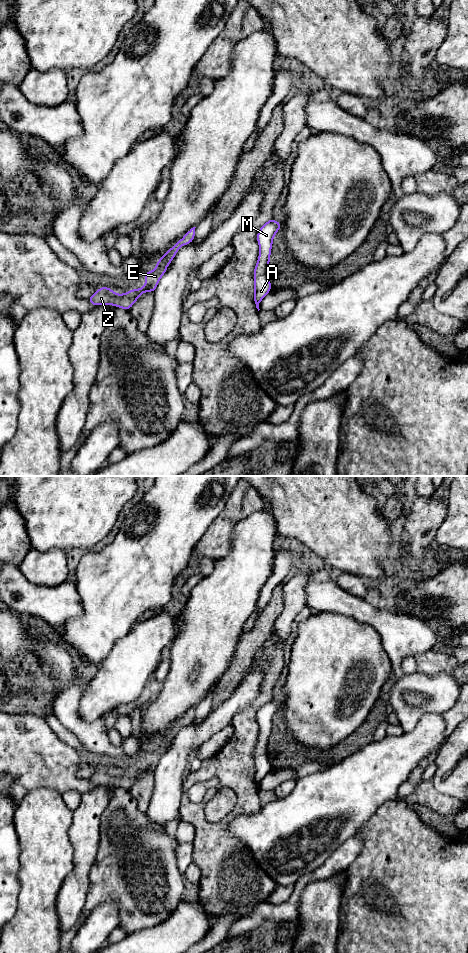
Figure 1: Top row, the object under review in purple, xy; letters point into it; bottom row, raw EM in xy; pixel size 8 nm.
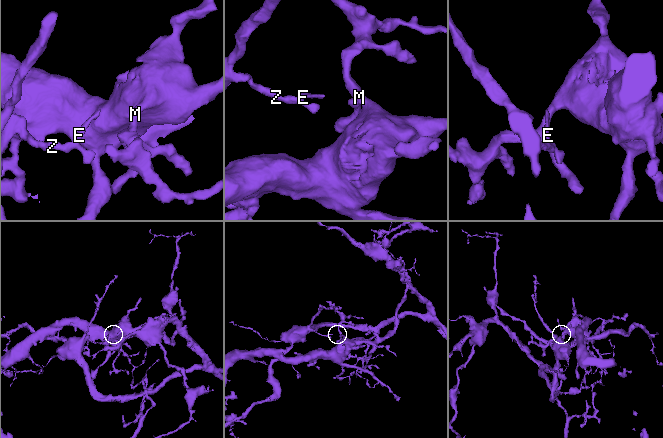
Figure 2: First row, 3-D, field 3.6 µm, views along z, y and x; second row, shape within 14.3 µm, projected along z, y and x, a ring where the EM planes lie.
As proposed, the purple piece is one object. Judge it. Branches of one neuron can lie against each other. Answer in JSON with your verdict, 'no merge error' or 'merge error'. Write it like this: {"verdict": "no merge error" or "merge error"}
{"verdict": "no merge error"}

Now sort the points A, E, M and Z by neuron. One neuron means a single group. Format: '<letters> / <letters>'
A E M Z

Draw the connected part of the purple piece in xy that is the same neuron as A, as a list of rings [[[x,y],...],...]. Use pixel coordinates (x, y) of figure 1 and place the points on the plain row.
[[[273,698],[270,699],[262,706],[257,714],[257,721],[260,726],[259,739],[256,743],[254,750],[254,783],[256,788],[259,789],[259,784],[264,776],[272,770],[269,758],[268,758],[268,748],[271,727],[273,722],[273,717],[277,711],[280,710],[281,702],[275,701]]]

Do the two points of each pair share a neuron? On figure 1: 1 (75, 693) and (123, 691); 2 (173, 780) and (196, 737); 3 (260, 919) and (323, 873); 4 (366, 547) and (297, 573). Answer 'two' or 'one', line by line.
1: two
2: one
3: one
4: two

